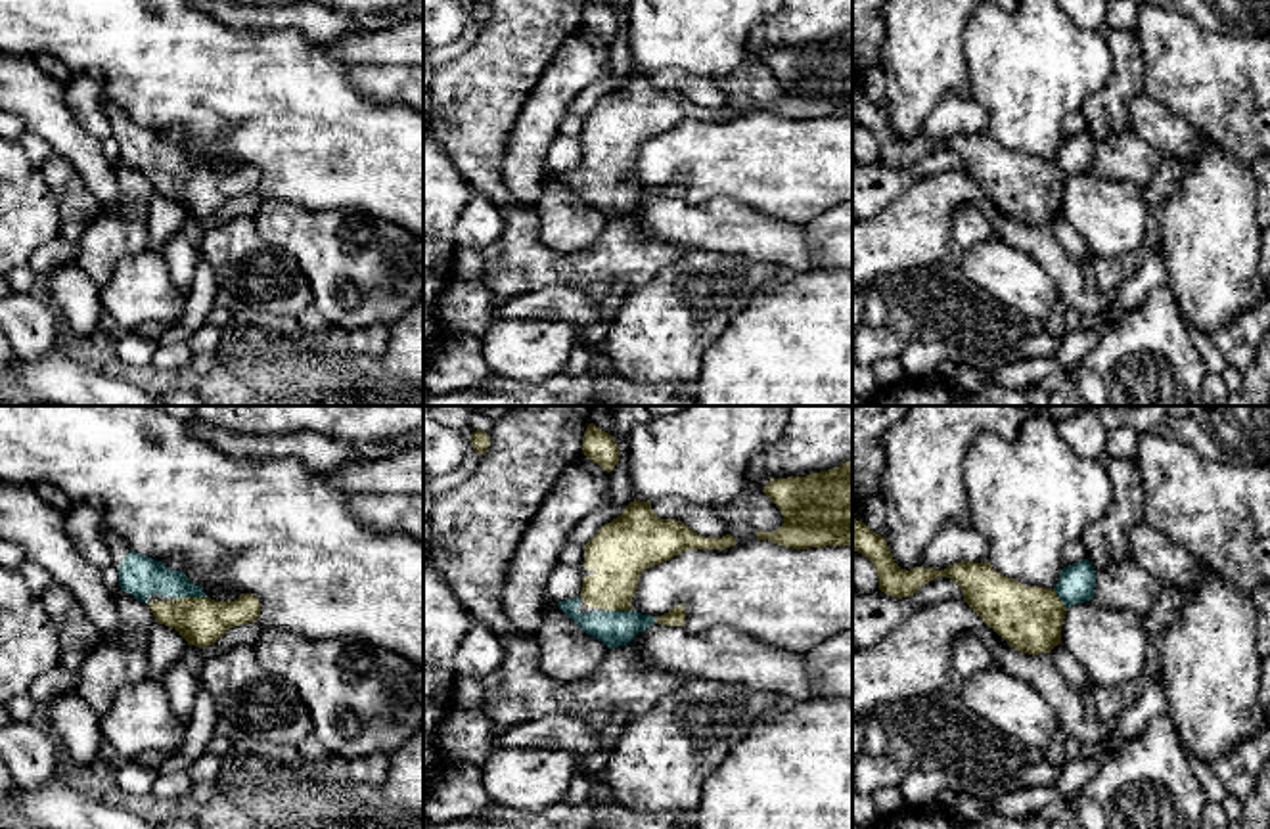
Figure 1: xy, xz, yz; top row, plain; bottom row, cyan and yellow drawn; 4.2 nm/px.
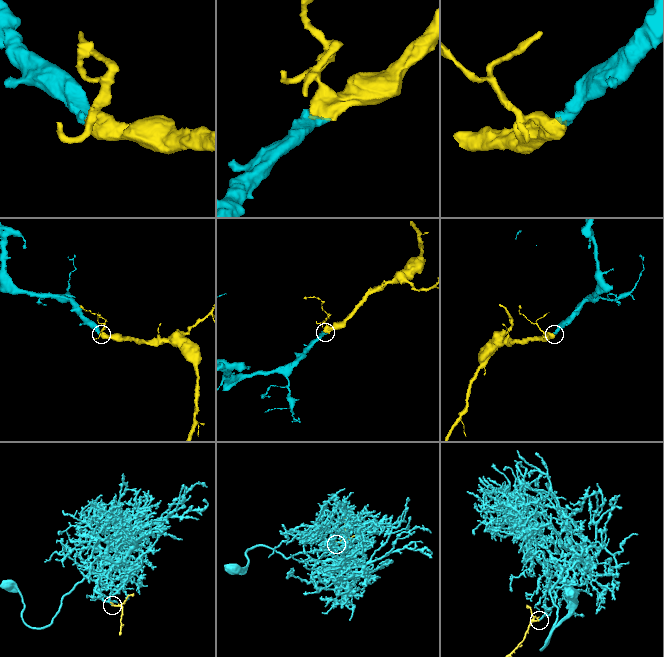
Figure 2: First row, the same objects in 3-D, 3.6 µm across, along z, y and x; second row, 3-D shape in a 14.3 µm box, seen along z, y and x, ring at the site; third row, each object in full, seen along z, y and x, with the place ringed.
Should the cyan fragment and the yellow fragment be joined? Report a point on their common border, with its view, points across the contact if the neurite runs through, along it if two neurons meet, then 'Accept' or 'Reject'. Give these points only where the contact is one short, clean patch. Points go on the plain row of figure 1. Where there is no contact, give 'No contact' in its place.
Touches cyan at xy (190, 167). Path across: xy (138, 146), (173, 154), (190, 167), (190, 180), (202, 192). Accept

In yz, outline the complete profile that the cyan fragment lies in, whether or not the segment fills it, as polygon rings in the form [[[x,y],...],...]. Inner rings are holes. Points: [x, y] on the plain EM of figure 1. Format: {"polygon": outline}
{"polygon": [[[852,84],[852,123],[873,136],[879,161],[893,168],[910,168],[927,153],[944,147],[954,151],[964,172],[1021,224],[1050,224],[1061,214],[1065,182],[1071,176],[1094,170],[1096,142],[1088,130],[1063,138],[1054,161],[1023,157],[996,144],[988,132],[960,132],[944,142],[900,140],[881,105],[870,101]]]}

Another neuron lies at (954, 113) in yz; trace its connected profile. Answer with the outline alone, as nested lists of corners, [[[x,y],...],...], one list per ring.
[[[946,94],[921,124],[918,138],[944,142],[960,132],[985,134],[987,130],[988,111],[973,98],[973,94]]]

